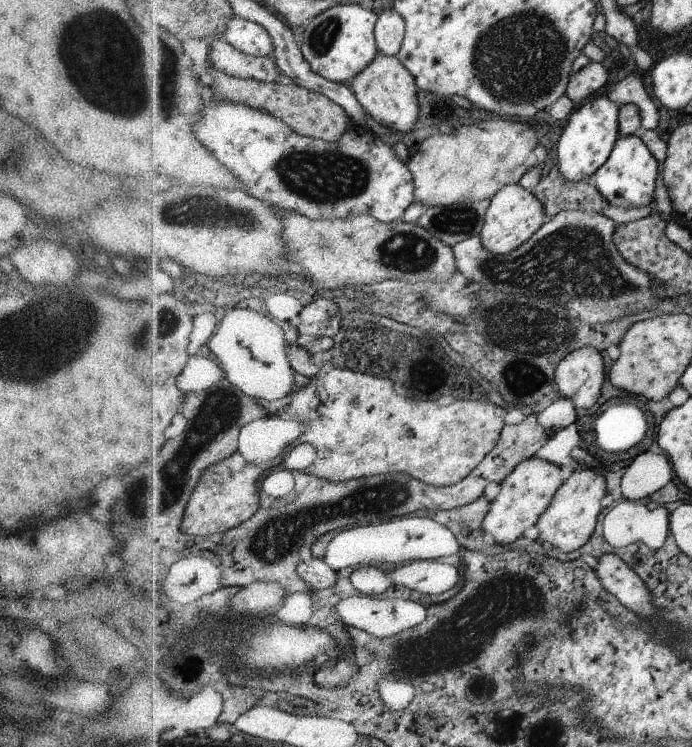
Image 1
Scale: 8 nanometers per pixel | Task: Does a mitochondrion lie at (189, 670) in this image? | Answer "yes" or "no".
no

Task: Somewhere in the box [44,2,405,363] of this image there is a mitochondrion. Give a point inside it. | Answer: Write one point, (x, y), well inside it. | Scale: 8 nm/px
(91, 73)

